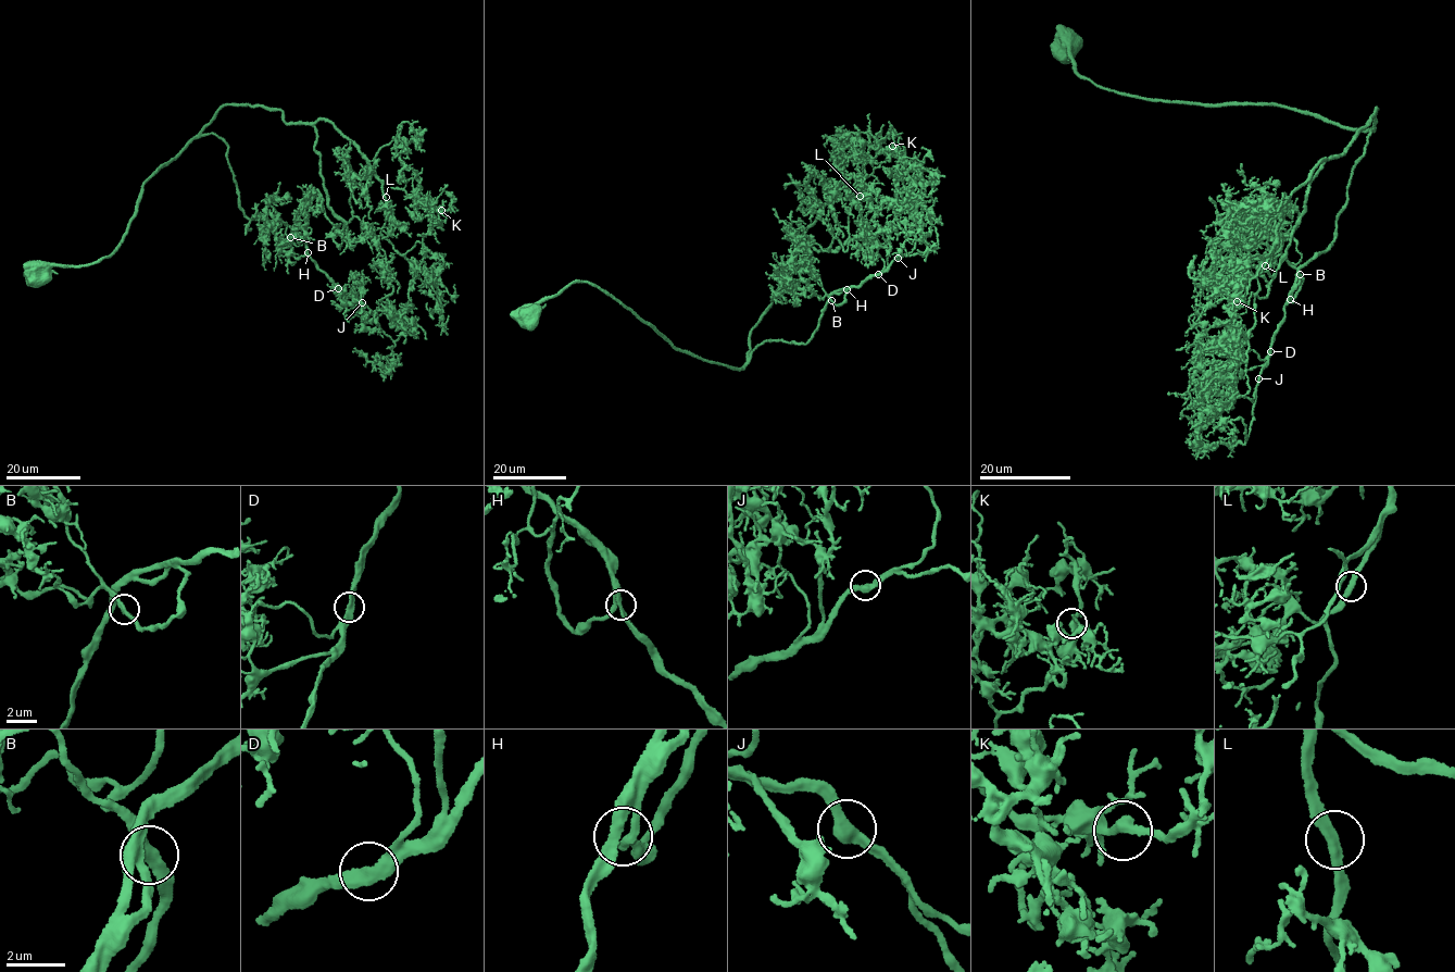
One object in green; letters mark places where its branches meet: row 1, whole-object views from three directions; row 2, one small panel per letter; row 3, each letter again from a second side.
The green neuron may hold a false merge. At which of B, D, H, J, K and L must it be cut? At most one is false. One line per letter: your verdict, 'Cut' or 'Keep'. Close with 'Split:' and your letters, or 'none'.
B: Keep
D: Keep
H: Keep
J: Keep
K: Keep
L: Keep
Split: none

